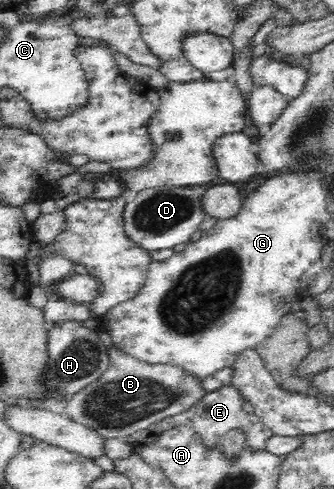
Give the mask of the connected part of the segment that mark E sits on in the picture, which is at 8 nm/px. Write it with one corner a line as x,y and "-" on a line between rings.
224,386
219,390
207,393
200,402
193,404
189,410
158,420
152,423
151,426
148,426
148,428
134,432
134,434
130,436
130,441
137,446
154,446
156,440
165,433
180,426
188,426
192,428
196,434
200,435
206,452
210,452
210,450
214,450
214,448
219,448
223,444
225,436
231,431
240,430
244,432
248,450
252,452
266,452
266,442
274,436
274,432
270,427
261,423
254,413
248,414
248,412
242,409
243,400
242,395
238,393
238,390
236,390
234,386

